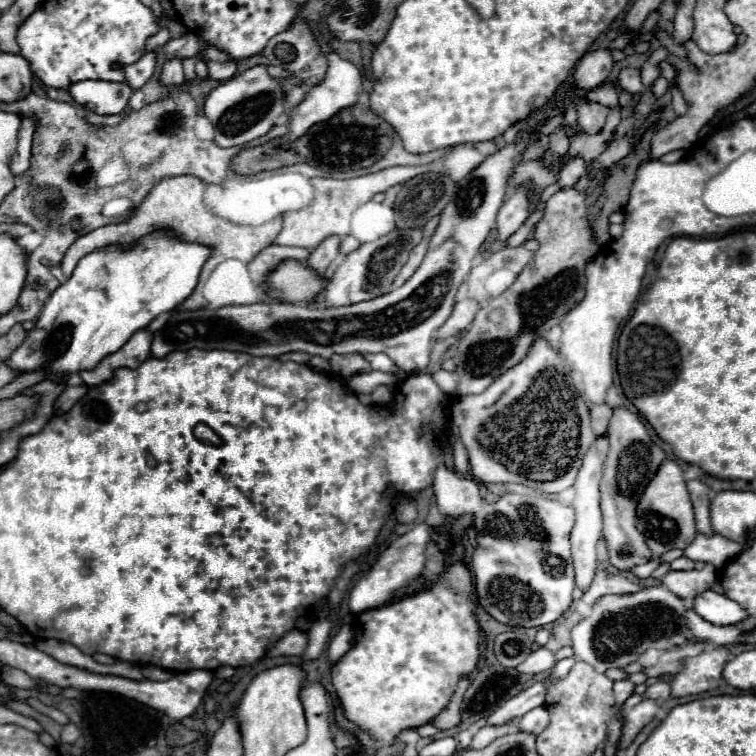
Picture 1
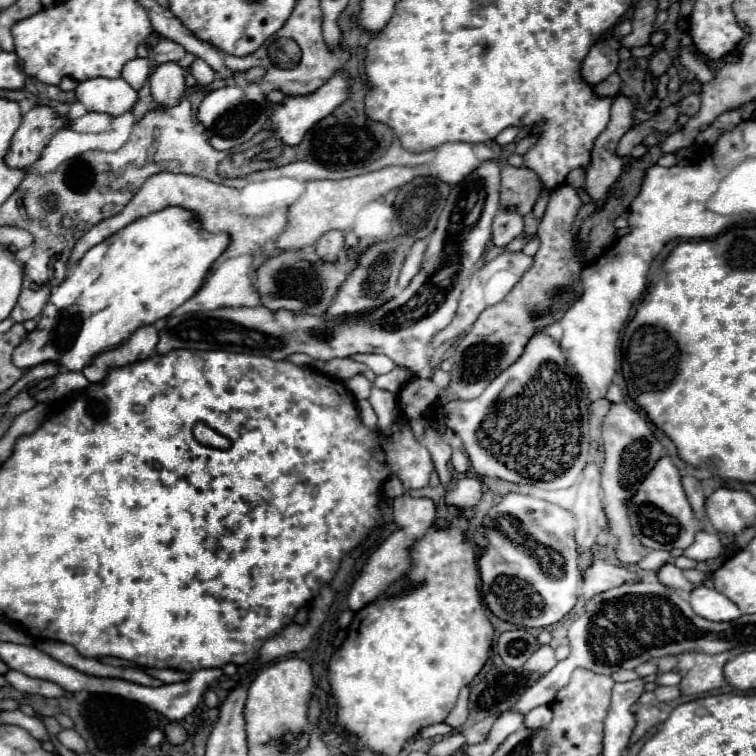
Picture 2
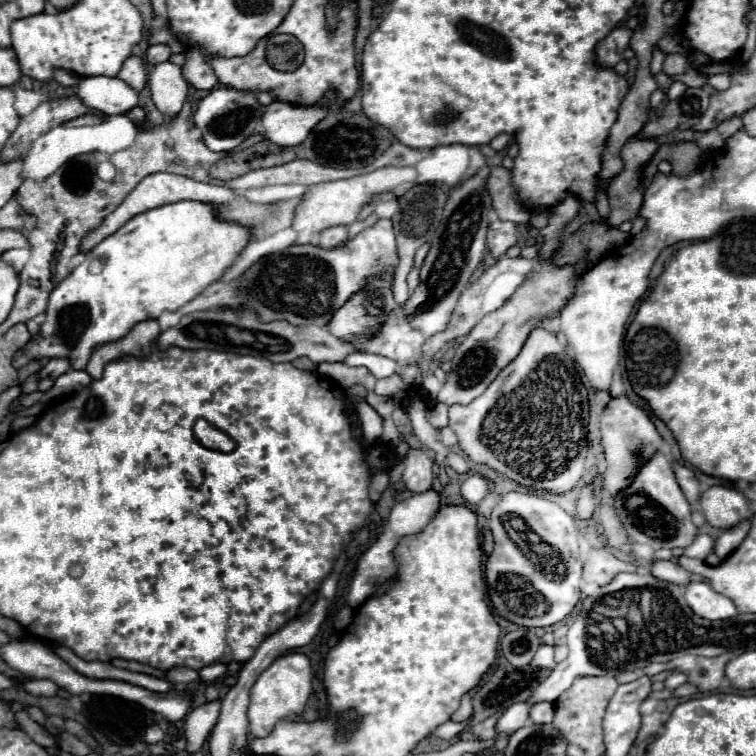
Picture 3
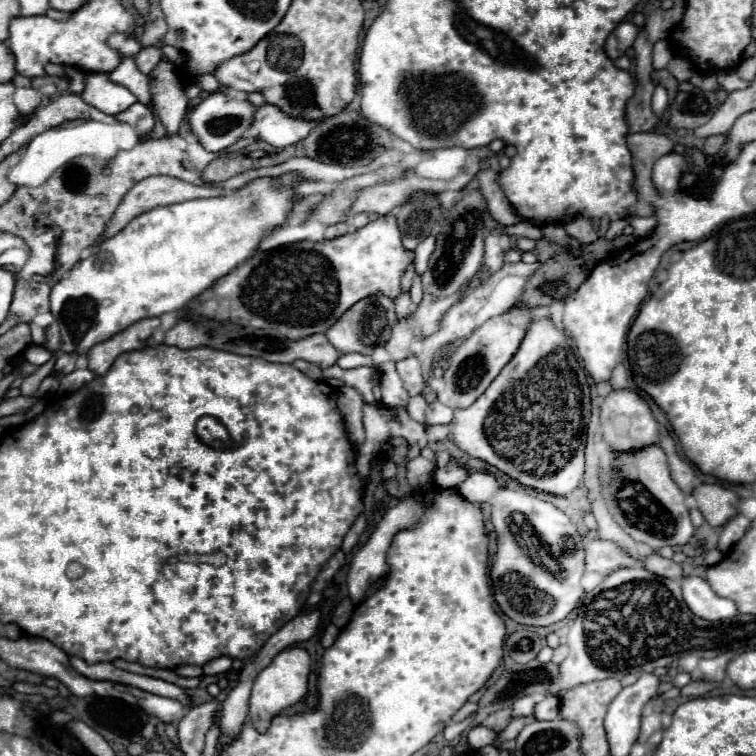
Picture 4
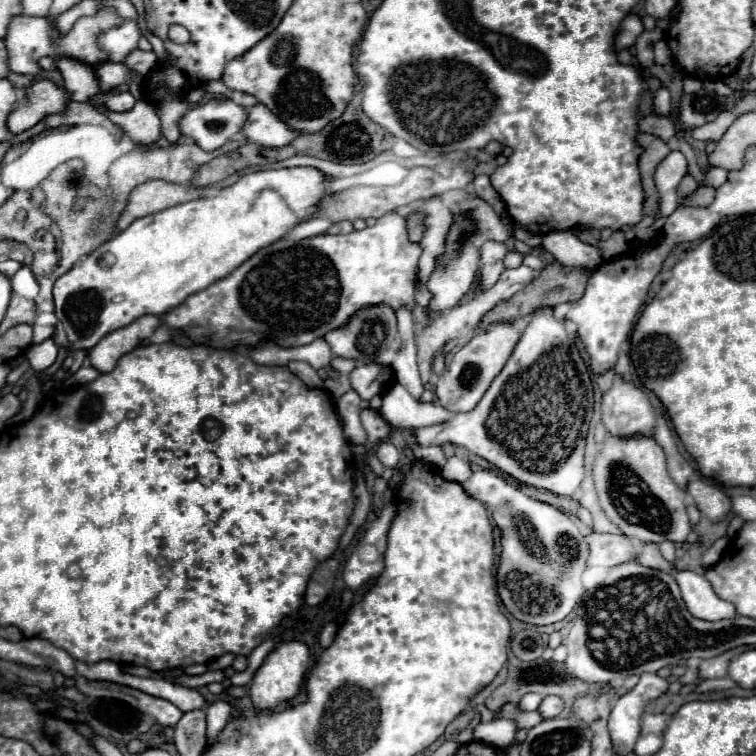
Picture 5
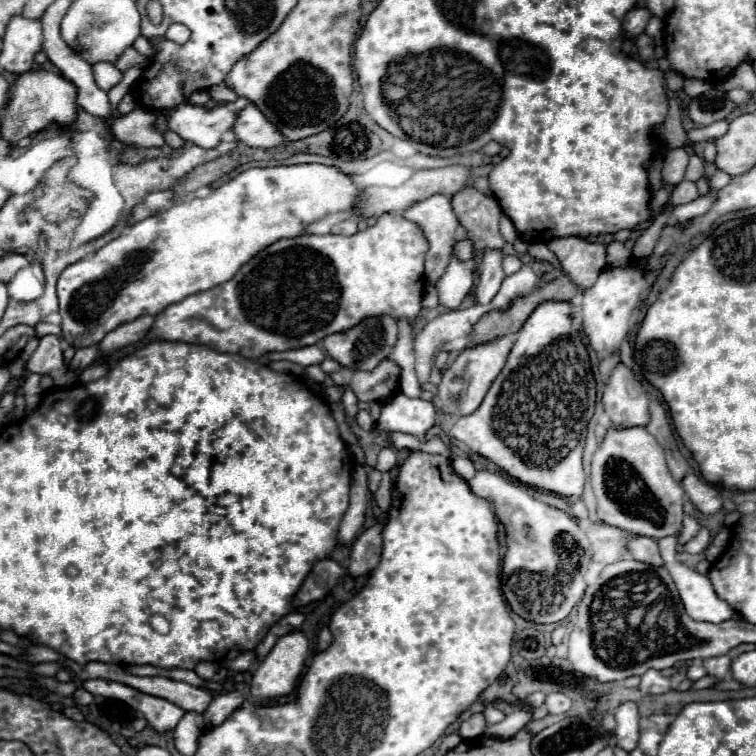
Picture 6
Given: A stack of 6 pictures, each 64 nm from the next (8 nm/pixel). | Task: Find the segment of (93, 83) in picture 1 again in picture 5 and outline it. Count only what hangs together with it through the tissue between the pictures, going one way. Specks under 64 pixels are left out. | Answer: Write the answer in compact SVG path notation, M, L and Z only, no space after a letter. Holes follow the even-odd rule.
M104 92L100 96L100 104L108 106L114 112L126 112L136 104L136 98L130 92L122 92L122 94L114 94L114 92Z

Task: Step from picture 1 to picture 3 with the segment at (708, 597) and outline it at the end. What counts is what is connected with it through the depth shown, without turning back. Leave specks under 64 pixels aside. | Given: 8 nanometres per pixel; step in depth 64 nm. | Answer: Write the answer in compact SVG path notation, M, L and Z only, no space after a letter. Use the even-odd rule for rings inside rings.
M690 582L686 586L686 602L696 616L706 620L728 620L738 614L732 600L714 592L706 582Z

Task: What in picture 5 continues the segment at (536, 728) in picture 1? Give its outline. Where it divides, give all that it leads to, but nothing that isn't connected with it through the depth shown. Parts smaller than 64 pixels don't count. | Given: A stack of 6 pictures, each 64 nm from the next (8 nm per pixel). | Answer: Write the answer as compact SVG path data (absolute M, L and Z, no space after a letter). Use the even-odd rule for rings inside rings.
M546 696L538 710L544 718L556 718L556 716L562 714L564 708L566 708L566 702L560 696Z

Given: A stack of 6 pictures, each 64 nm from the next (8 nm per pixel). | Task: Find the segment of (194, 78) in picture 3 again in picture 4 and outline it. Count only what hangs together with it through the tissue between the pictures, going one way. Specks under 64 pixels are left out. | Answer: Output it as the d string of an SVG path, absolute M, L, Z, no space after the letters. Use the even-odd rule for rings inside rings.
M204 74L204 76L198 76L198 86L204 90L204 92L218 92L222 86L220 82L212 76L212 74Z

